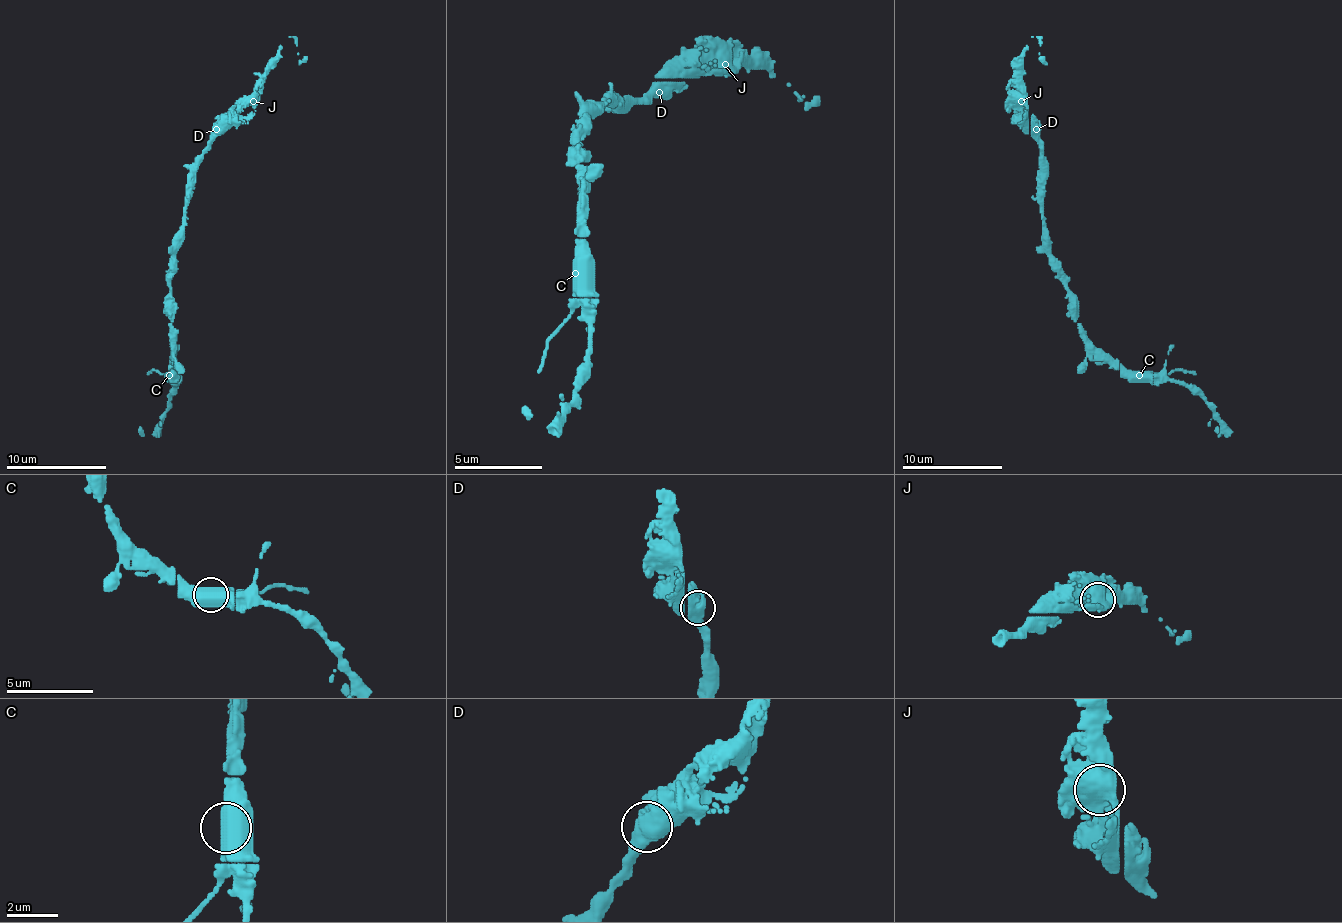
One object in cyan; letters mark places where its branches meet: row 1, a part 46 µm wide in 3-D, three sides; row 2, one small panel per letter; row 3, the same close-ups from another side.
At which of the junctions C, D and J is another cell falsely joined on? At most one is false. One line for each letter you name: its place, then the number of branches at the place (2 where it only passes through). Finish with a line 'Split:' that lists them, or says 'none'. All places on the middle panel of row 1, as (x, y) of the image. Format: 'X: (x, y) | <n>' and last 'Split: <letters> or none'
C: (575, 273) | 1
Split: C

